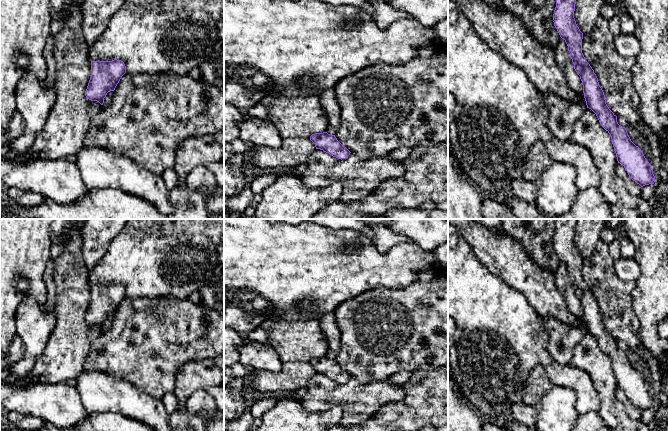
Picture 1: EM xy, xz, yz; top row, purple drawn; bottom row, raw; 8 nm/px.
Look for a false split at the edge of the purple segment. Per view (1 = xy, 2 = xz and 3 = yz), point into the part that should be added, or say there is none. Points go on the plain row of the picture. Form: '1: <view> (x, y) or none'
1: none
2: none
3: none

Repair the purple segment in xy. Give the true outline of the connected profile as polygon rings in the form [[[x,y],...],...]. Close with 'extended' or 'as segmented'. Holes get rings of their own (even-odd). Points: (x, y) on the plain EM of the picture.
[[[91,285],[91,301],[85,315],[85,320],[101,329],[107,317],[114,315],[122,300],[126,297],[123,285]]] | as segmented

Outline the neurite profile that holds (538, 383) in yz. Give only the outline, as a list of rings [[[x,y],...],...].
[[[537,365],[530,371],[521,401],[526,405],[535,406],[553,387],[545,369]]]

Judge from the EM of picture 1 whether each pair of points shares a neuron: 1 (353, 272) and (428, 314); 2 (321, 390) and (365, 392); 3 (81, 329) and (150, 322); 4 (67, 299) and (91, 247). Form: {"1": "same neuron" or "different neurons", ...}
{"1": "different neurons", "2": "same neuron", "3": "different neurons", "4": "different neurons"}

